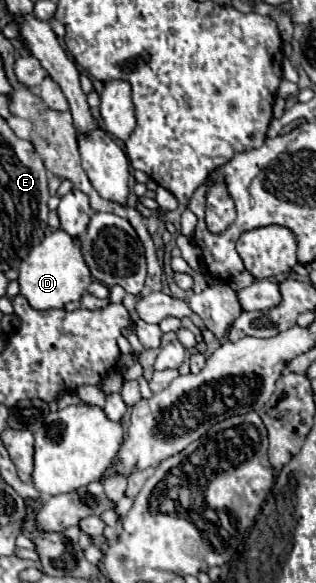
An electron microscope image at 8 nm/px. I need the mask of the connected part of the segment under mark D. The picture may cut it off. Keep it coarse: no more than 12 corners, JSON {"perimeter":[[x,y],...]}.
{"perimeter":[[55,229],[19,267],[33,309],[61,309],[91,283],[81,239]]}

